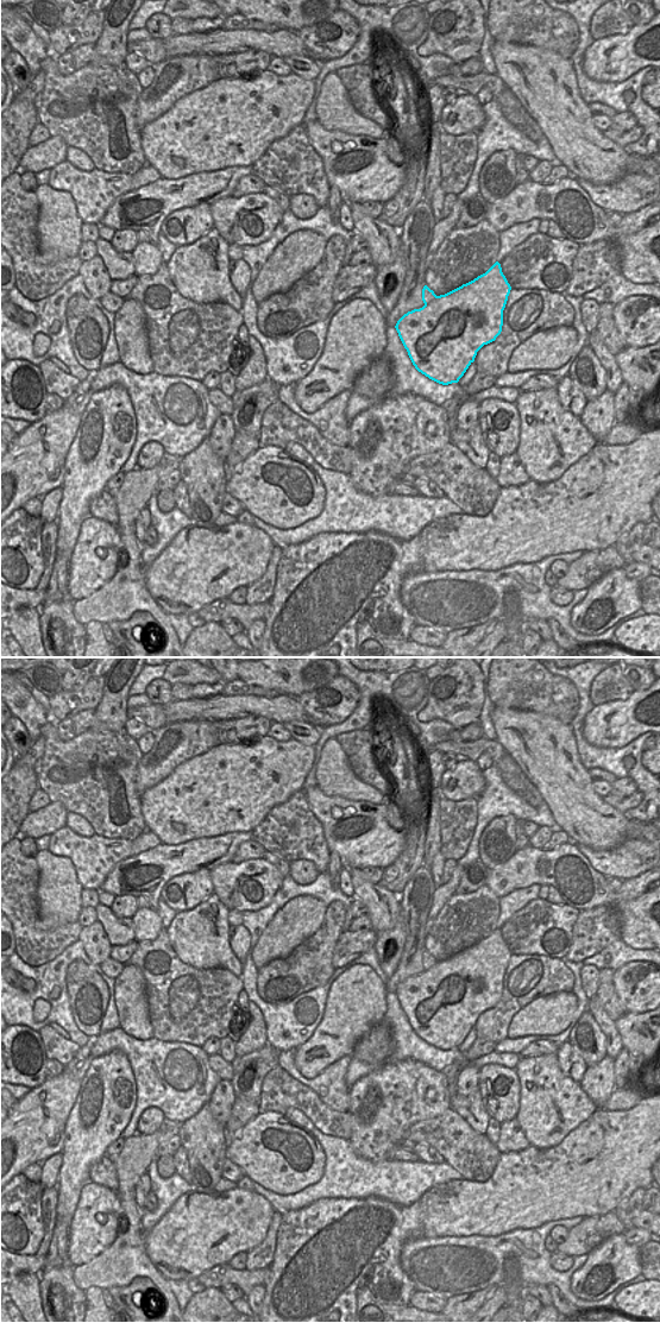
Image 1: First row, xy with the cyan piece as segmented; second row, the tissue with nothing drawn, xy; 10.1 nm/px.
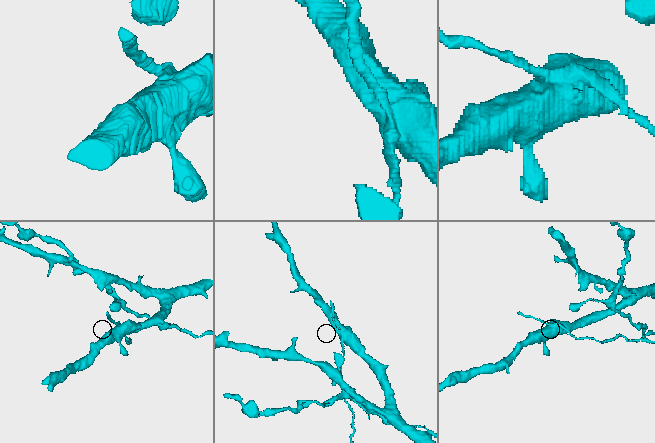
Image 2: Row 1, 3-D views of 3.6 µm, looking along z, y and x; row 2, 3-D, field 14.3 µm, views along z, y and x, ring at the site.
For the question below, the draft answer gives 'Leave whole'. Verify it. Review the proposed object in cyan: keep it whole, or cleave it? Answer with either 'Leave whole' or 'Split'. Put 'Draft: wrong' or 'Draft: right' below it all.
Split
Draft: wrong

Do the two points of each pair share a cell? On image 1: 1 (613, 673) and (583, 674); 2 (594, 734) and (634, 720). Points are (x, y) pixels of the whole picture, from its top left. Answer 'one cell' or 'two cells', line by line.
1: two cells
2: one cell

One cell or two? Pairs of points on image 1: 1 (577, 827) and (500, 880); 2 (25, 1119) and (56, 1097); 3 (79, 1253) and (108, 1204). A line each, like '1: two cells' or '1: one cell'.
1: two cells
2: one cell
3: one cell

